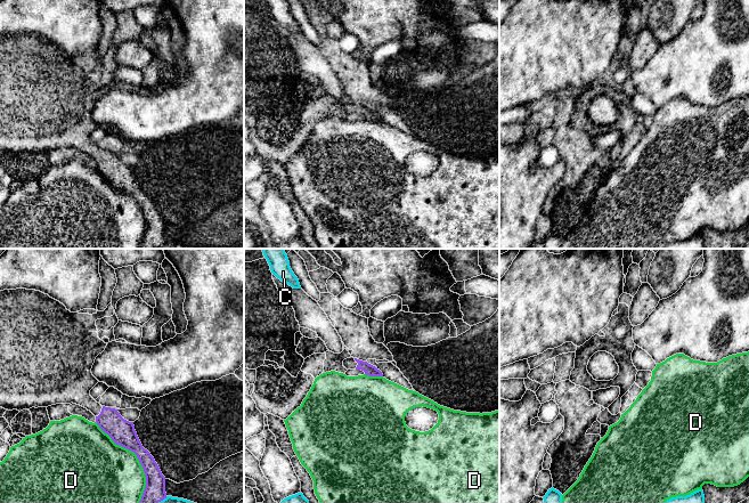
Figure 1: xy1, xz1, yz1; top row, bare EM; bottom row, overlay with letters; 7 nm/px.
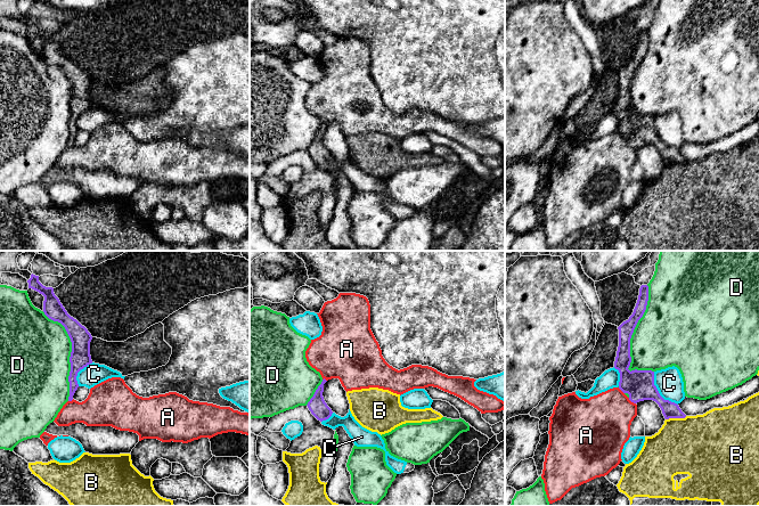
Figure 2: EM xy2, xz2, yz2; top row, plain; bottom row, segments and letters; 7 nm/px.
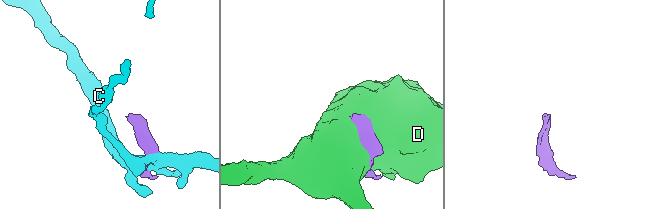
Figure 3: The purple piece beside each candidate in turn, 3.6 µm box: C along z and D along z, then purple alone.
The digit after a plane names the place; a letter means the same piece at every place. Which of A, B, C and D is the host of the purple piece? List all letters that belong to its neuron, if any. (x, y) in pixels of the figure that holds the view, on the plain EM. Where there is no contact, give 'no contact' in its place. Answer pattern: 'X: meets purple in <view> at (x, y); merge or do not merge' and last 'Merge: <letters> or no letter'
A: meets purple in yz2 at (631, 146); do not merge
B: meets purple in yz2 at (676, 162); do not merge
C: meets purple in yz2 at (658, 137); do not merge
D: meets purple in yz2 at (634, 73); do not merge
Merge: no letter

